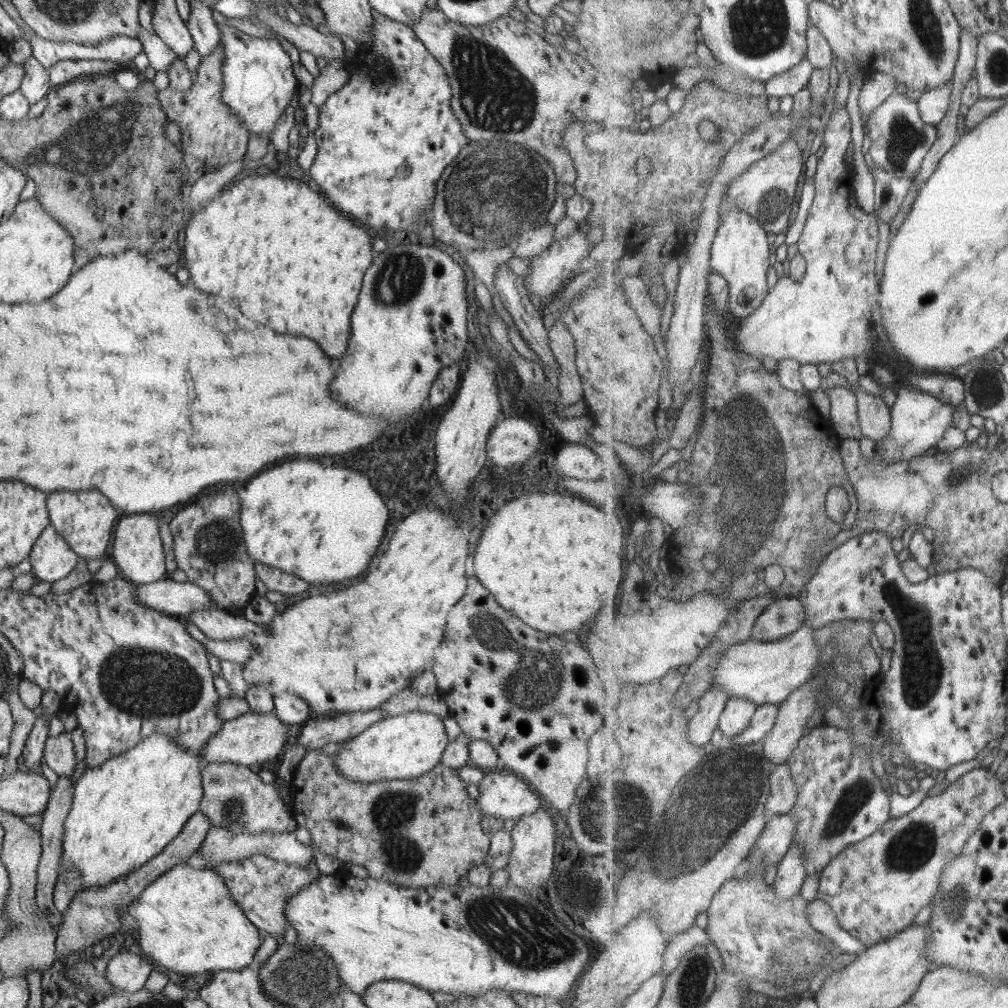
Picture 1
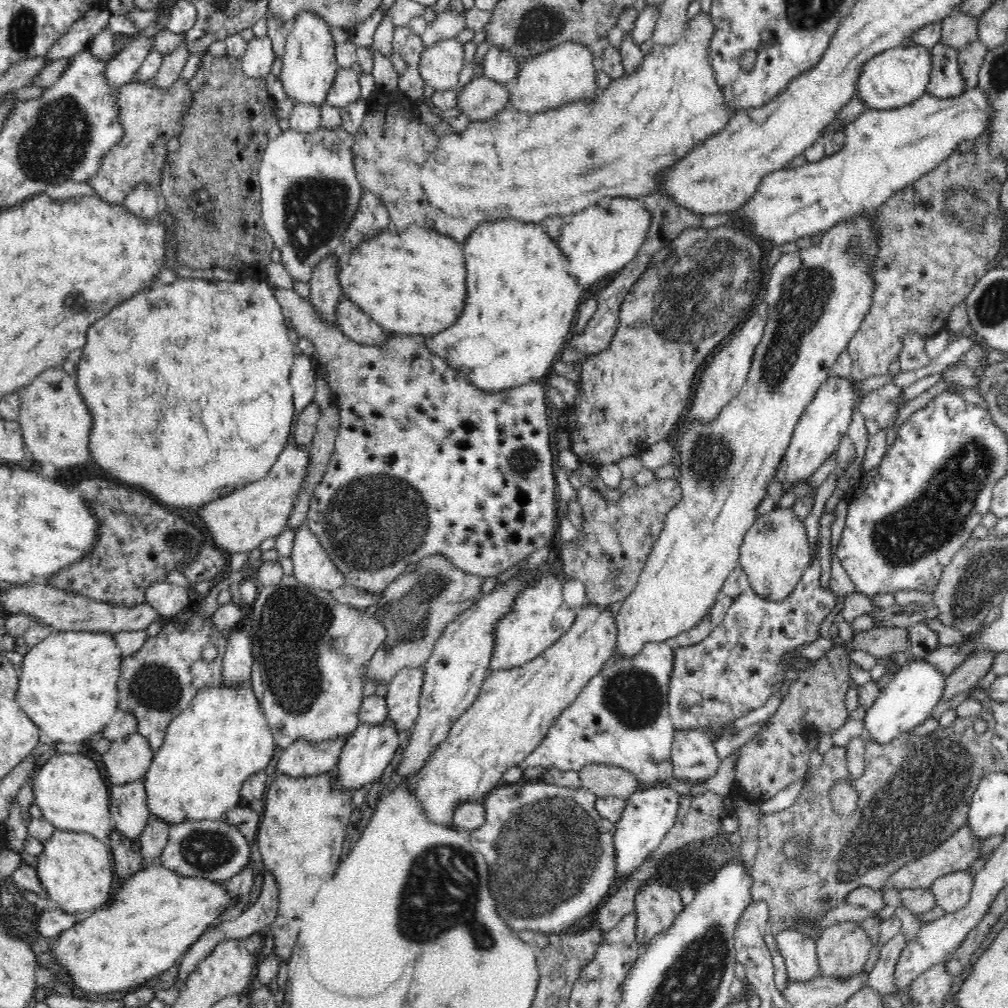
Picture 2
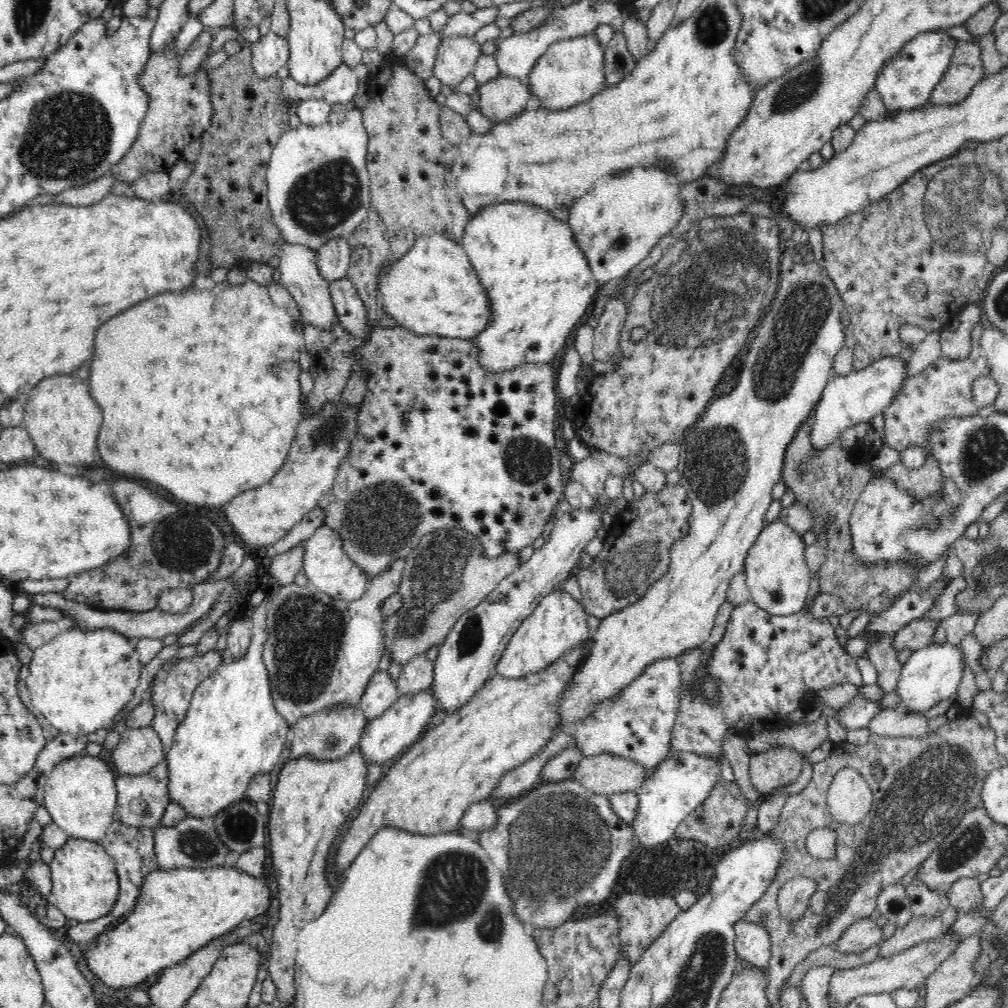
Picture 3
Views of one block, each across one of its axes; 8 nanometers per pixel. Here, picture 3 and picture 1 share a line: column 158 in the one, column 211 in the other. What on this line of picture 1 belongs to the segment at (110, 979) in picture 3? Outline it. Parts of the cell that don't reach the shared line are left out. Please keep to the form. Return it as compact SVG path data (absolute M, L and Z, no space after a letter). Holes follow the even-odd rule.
M186 864L177 865L146 886L139 897L131 902L127 912L139 924L144 958L150 959L157 967L164 966L165 970L179 974L242 970L254 962L254 955L263 942L260 931L231 897L222 876L210 868L198 870Z

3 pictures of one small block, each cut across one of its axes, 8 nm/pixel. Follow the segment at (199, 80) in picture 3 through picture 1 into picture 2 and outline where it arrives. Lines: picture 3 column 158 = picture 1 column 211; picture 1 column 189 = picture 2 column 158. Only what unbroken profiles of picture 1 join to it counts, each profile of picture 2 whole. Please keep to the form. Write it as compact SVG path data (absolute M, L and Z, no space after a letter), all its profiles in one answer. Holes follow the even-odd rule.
M180 78L168 88L156 88L151 81L145 83L128 82L118 88L117 117L120 127L123 128L121 139L103 156L99 169L87 180L87 183L94 188L95 194L108 204L123 204L124 198L140 184L147 186L159 186L161 183L161 172L164 161L167 160L168 151L166 142L171 136L180 136L183 114L191 103L191 90L187 79Z

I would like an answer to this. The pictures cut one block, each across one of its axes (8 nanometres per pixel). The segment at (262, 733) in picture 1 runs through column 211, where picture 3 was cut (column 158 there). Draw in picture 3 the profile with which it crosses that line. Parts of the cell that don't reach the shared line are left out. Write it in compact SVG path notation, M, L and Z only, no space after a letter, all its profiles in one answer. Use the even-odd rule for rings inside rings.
M151 726L128 728L120 734L118 744L111 750L113 768L118 774L146 774L165 760L167 749Z

